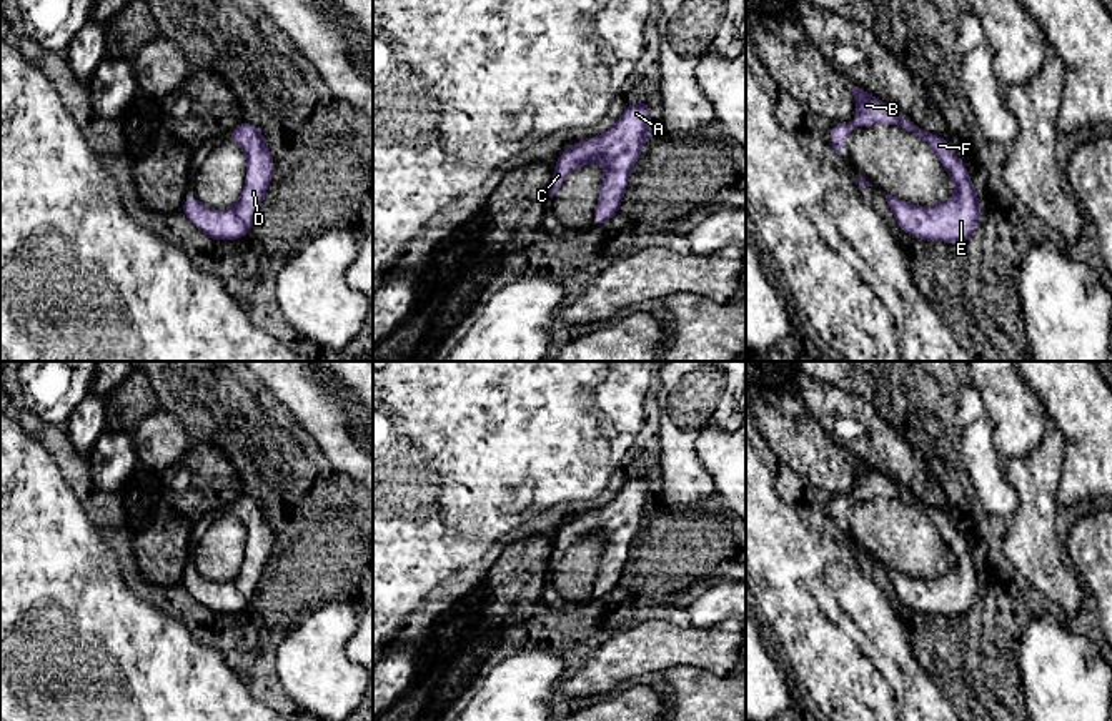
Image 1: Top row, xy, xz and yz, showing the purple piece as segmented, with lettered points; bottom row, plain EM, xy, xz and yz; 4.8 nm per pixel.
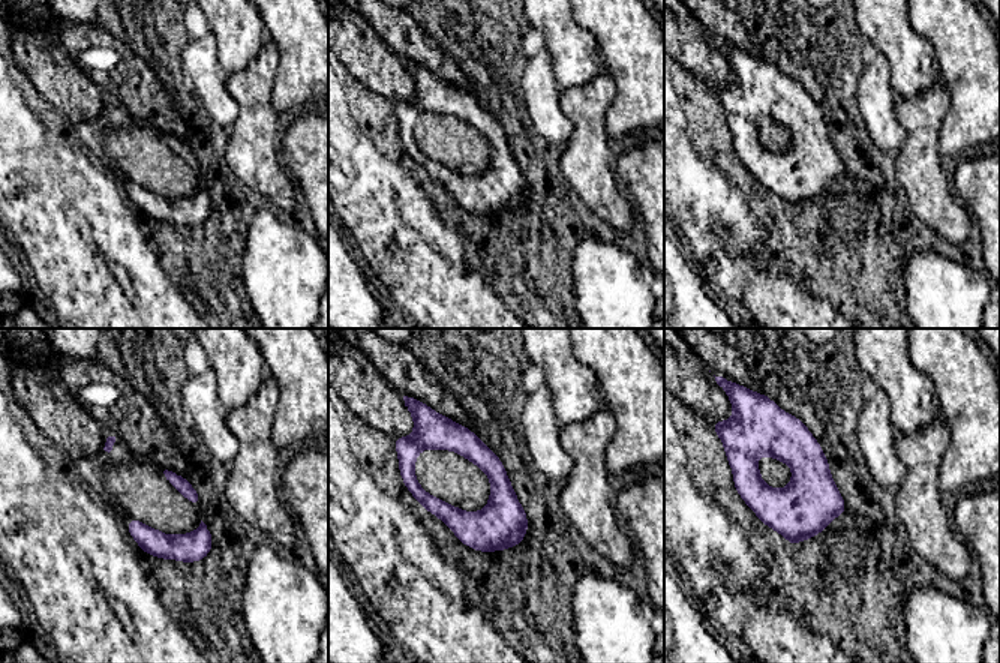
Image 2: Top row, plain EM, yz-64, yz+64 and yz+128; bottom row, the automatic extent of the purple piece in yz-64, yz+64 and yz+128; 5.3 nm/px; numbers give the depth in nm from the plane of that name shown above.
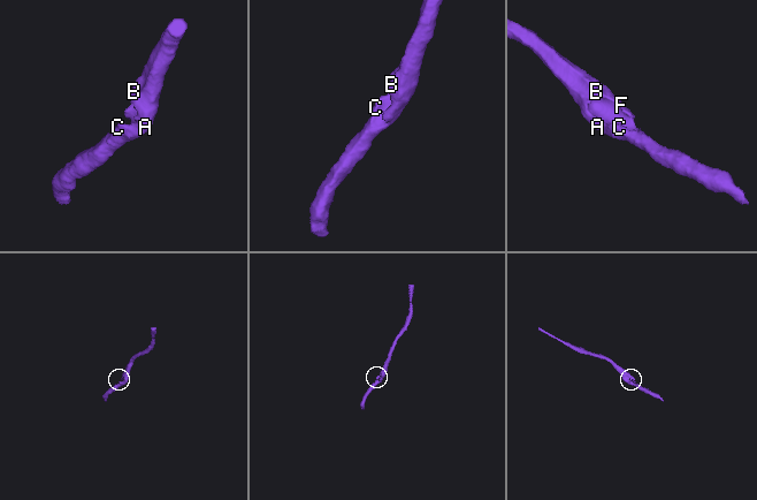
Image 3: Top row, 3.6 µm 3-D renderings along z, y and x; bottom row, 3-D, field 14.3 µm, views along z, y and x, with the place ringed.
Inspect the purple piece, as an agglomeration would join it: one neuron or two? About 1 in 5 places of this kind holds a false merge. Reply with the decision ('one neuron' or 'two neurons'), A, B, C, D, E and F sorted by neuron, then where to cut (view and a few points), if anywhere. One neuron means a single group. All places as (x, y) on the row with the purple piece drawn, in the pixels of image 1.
one neuron; groups A B C D E F; cut none

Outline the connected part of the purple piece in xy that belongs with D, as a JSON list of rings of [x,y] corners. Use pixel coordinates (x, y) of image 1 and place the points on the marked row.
[[[241,120],[228,138],[246,157],[240,200],[226,210],[208,208],[196,196],[188,196],[181,203],[181,211],[190,223],[215,241],[240,240],[248,235],[275,175],[275,158],[266,145],[266,137],[255,125]]]

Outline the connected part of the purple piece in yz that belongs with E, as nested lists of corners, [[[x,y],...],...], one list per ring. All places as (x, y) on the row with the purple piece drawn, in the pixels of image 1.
[[[852,87],[856,117],[847,125],[829,125],[829,140],[836,153],[849,138],[854,127],[896,125],[917,133],[936,153],[956,186],[956,195],[934,206],[919,206],[892,195],[886,201],[902,231],[912,238],[936,243],[966,243],[980,226],[980,203],[966,163],[956,155],[951,143],[936,133],[916,127],[887,102],[877,100],[862,88]]]

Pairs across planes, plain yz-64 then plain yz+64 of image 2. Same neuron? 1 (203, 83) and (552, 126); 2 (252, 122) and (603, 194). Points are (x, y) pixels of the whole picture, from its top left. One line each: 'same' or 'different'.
1: same
2: same

